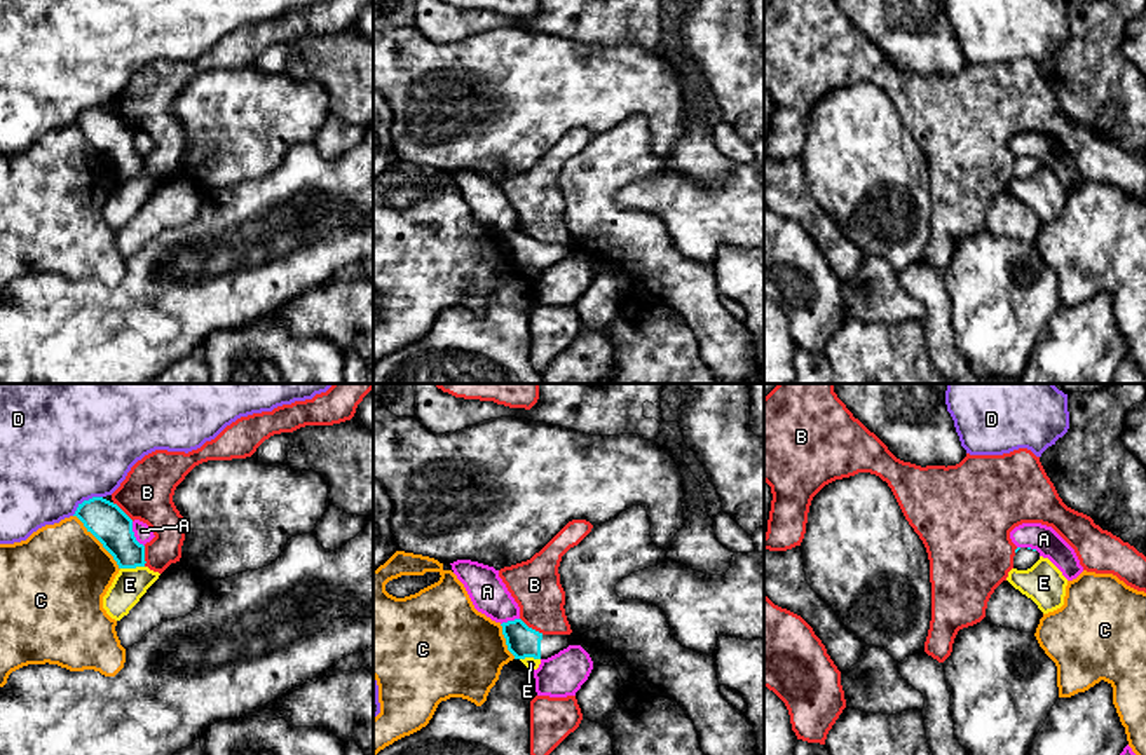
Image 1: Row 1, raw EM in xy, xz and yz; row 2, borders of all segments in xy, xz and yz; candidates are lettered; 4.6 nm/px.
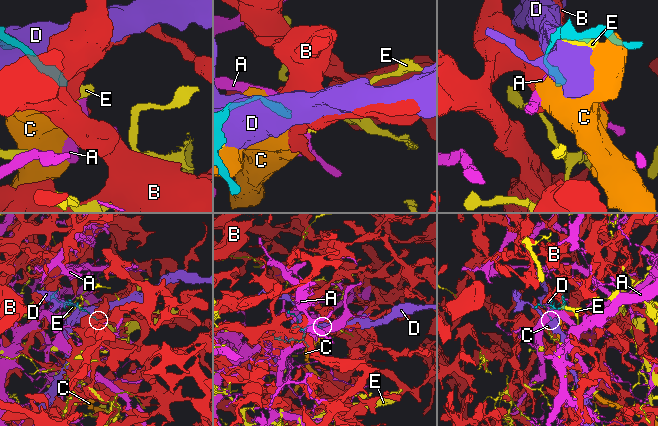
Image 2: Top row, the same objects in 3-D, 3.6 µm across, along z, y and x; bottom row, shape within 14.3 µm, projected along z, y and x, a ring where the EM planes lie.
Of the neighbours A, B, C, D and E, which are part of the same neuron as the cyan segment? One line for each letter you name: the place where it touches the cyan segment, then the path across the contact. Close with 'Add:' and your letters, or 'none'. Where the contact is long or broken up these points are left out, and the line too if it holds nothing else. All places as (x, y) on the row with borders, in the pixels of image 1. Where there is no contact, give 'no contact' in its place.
Add: none

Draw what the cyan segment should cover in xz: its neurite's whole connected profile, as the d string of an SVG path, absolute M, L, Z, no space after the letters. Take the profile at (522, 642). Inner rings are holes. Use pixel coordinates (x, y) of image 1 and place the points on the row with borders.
M522 619L502 622L502 635L506 638L508 650L515 659L548 659L569 645L581 645L591 657L593 664L612 666L619 671L624 682L635 678L635 671L630 663L612 650L597 650L570 635L542 635L529 628Z

